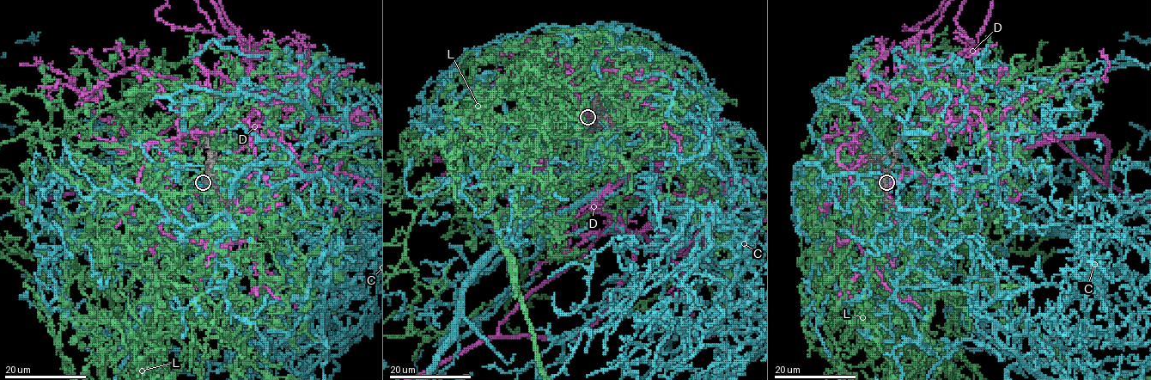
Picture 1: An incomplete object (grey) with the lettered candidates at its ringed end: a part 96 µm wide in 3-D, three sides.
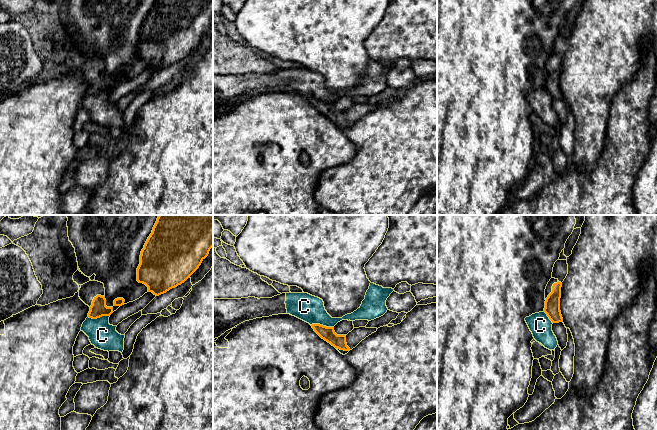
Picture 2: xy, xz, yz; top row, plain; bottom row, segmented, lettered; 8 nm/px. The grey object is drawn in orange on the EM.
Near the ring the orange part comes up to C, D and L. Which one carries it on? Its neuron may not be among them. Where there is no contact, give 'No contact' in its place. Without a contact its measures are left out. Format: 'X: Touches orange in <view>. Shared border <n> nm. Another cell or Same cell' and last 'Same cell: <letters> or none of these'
C: Touches orange in xz. Shared border 190 nm. Another cell
D: No contact. Another cell
L: No contact. Same cell
Same cell: L

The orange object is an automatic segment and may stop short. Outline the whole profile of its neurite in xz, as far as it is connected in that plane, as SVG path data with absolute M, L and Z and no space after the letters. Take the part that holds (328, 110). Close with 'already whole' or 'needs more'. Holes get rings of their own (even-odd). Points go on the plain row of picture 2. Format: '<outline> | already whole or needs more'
M312 100L311 102L322 115L330 119L335 124L344 127L350 126L346 119L346 112L337 111L334 107L334 103L326 103L320 100Z | already whole

